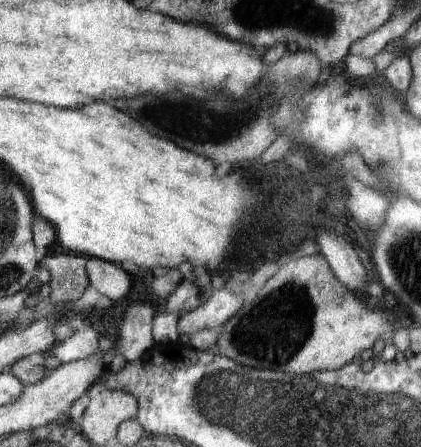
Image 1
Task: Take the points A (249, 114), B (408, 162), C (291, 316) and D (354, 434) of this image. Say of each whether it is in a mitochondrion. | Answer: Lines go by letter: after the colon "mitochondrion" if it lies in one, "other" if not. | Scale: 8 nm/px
A: mitochondrion
B: other
C: mitochondrion
D: mitochondrion

